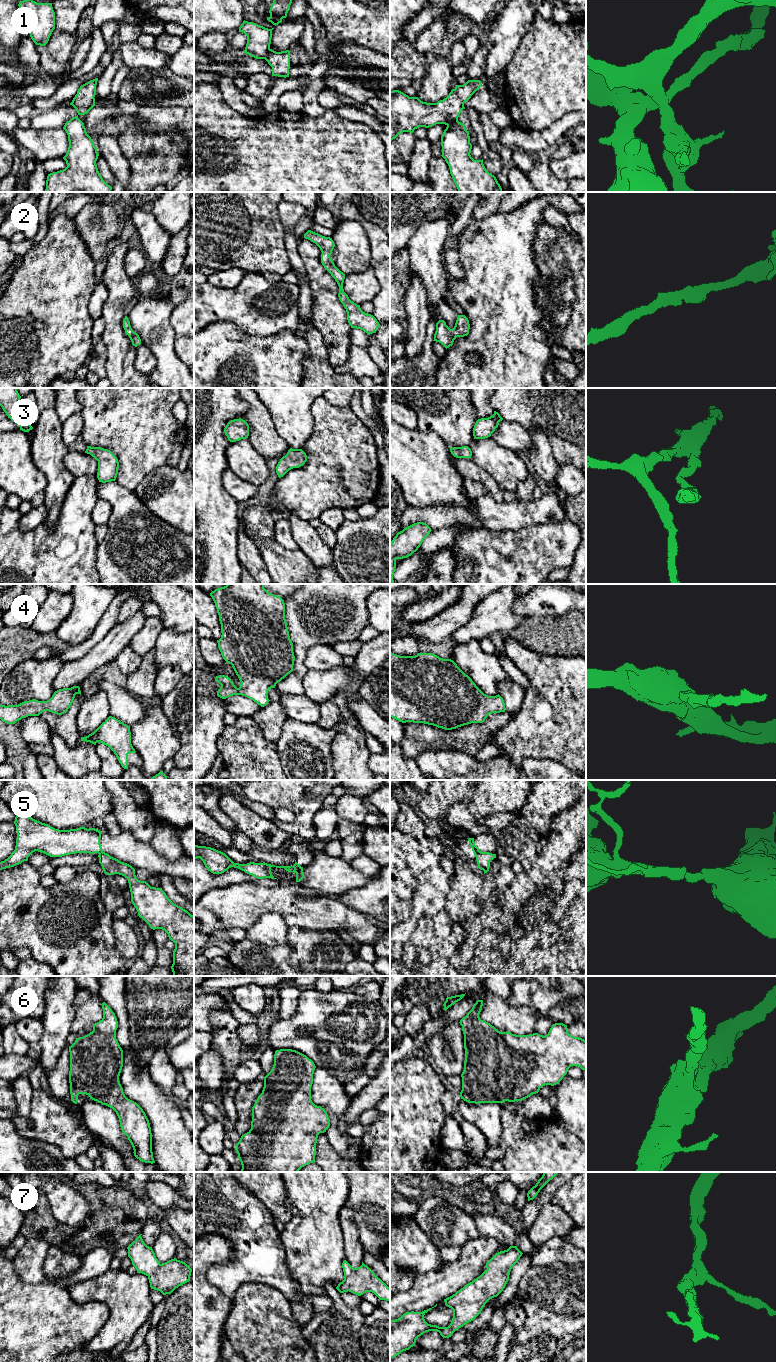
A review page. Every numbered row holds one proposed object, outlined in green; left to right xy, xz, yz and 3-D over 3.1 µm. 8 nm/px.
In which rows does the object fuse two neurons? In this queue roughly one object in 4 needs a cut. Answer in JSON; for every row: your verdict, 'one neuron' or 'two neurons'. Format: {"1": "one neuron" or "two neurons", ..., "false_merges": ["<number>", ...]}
{"1": "one neuron", "2": "one neuron", "3": "one neuron", "4": "one neuron", "5": "two neurons", "6": "one neuron", "7": "one neuron", "false_merges": ["5"]}

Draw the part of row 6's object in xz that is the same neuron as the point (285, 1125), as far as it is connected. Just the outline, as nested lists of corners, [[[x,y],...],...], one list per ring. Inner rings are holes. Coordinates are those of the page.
[[[292,1049],[276,1050],[274,1065],[264,1077],[264,1087],[252,1107],[251,1129],[235,1145],[242,1169],[240,1172],[298,1172],[315,1162],[316,1143],[320,1133],[330,1126],[327,1112],[311,1100],[311,1087],[316,1066],[306,1055]]]

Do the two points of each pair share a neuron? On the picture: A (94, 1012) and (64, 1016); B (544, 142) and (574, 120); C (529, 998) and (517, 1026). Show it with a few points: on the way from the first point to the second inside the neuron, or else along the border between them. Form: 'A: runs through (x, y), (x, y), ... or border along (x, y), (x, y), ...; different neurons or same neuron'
A: border along (77, 991), (73, 1002), (74, 1019), (70, 1032); different neurons
B: runs through (551, 136), (567, 122); same neuron
C: border along (503, 1000), (513, 1006), (529, 1006), (541, 1017); different neurons

